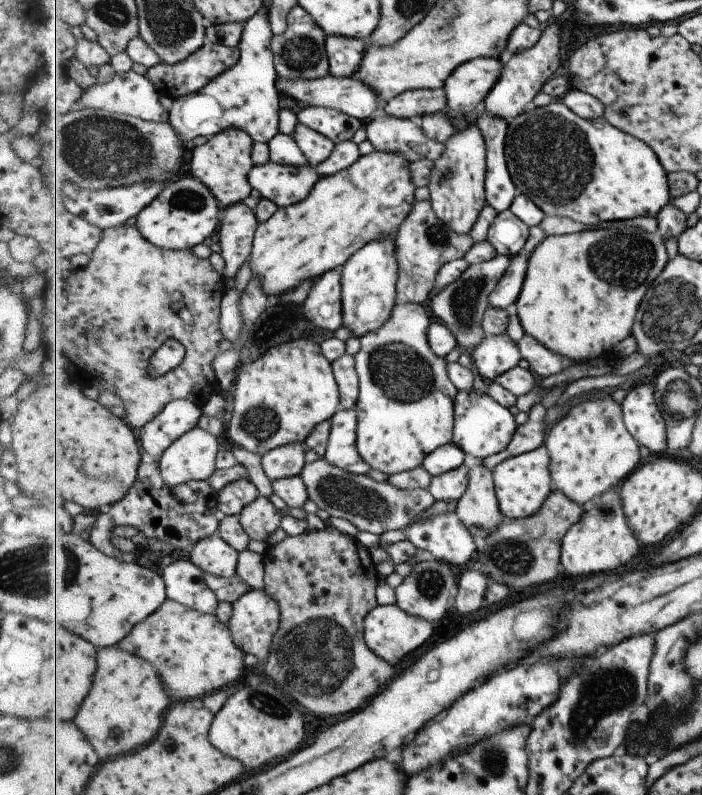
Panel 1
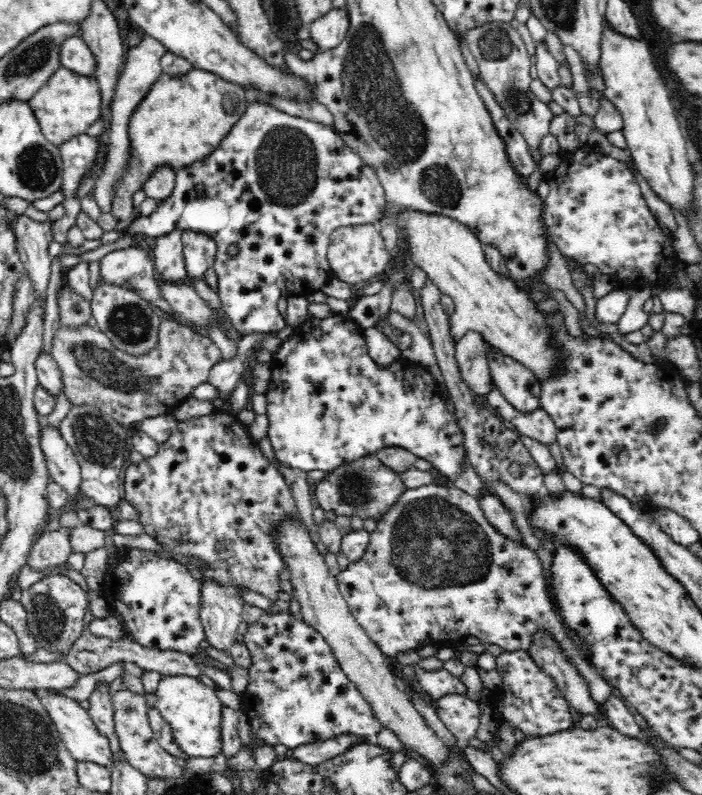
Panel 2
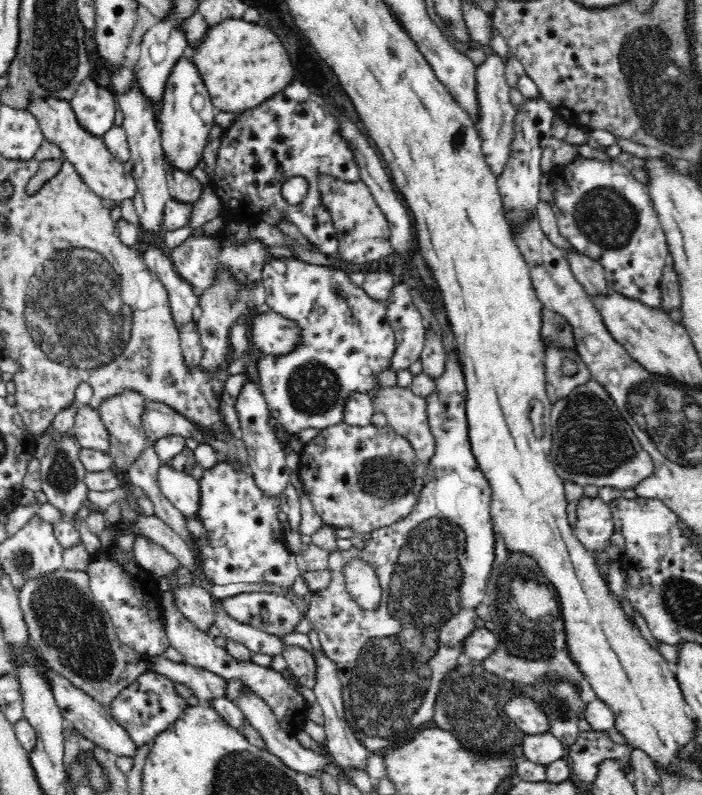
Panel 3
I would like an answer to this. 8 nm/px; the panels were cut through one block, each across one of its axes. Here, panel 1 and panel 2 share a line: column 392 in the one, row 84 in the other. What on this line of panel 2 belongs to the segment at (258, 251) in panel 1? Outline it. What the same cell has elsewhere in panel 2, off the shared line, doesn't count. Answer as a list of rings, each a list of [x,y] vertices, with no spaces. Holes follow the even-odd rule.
[[[193,68],[176,76],[162,72],[130,120],[132,156],[128,172],[124,172],[122,180],[118,182],[112,202],[110,213],[114,218],[124,225],[135,217],[132,197],[142,188],[156,165],[172,165],[176,170],[205,159],[218,148],[220,141],[228,136],[228,132],[247,110],[249,103],[244,94],[246,89],[243,86],[204,69]]]

